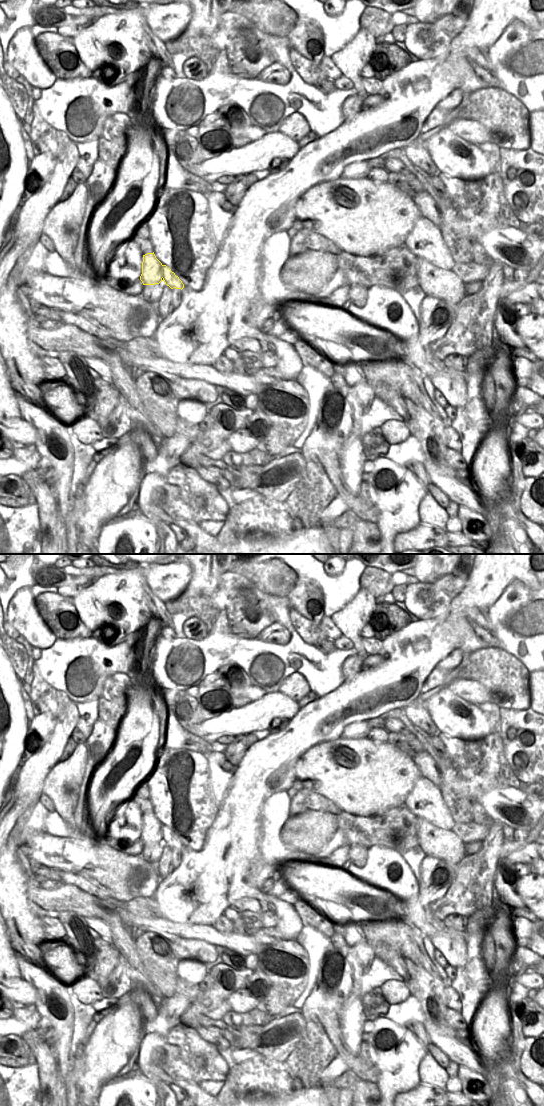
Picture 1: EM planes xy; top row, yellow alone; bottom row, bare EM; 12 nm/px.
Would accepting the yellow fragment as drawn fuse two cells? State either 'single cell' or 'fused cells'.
fused cells

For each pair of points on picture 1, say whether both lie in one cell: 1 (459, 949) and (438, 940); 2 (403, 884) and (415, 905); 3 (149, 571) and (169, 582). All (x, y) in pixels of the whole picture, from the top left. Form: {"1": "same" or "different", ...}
{"1": "same", "2": "different", "3": "same"}

